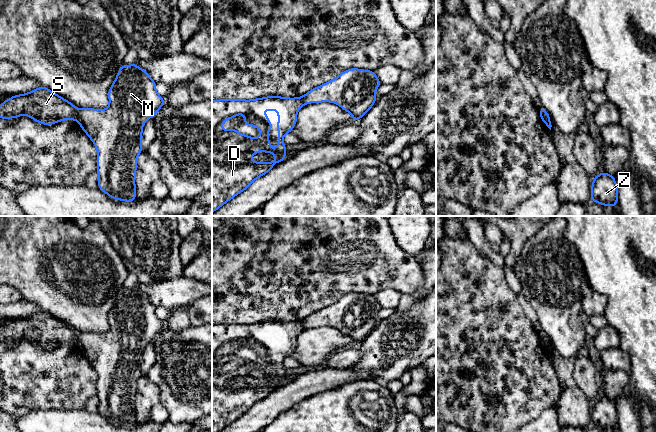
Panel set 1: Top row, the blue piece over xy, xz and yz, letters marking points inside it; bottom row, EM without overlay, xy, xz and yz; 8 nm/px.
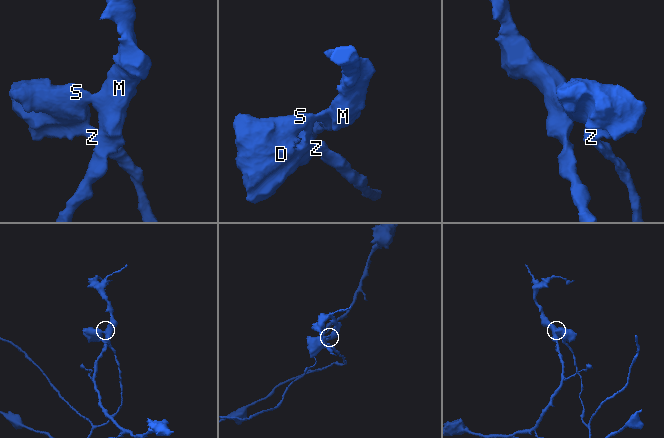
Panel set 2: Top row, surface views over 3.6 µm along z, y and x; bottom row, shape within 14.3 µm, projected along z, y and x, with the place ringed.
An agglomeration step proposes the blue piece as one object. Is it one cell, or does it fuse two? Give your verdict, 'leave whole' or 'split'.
split

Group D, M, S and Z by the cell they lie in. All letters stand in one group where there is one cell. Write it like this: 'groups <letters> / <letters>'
groups D S Z / M

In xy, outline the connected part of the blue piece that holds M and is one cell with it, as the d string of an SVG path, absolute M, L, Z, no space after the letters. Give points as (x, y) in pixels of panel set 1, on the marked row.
M136 62L132 65L122 65L108 91L109 107L104 110L79 109L77 121L97 148L98 189L112 199L132 202L137 198L135 177L137 158L142 153L142 129L146 121L156 115L165 103L165 99L155 89L156 84L157 82L151 79L148 72L138 67Z

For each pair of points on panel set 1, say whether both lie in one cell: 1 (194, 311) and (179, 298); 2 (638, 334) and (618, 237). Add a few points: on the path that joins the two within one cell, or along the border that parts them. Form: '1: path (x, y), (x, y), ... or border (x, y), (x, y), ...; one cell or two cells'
1: border (201, 297), (194, 300), (187, 307); two cells
2: path (638, 310), (638, 274), (633, 269), (630, 261); one cell

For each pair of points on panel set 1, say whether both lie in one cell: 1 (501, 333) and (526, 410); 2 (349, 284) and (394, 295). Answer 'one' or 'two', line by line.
1: one
2: two

